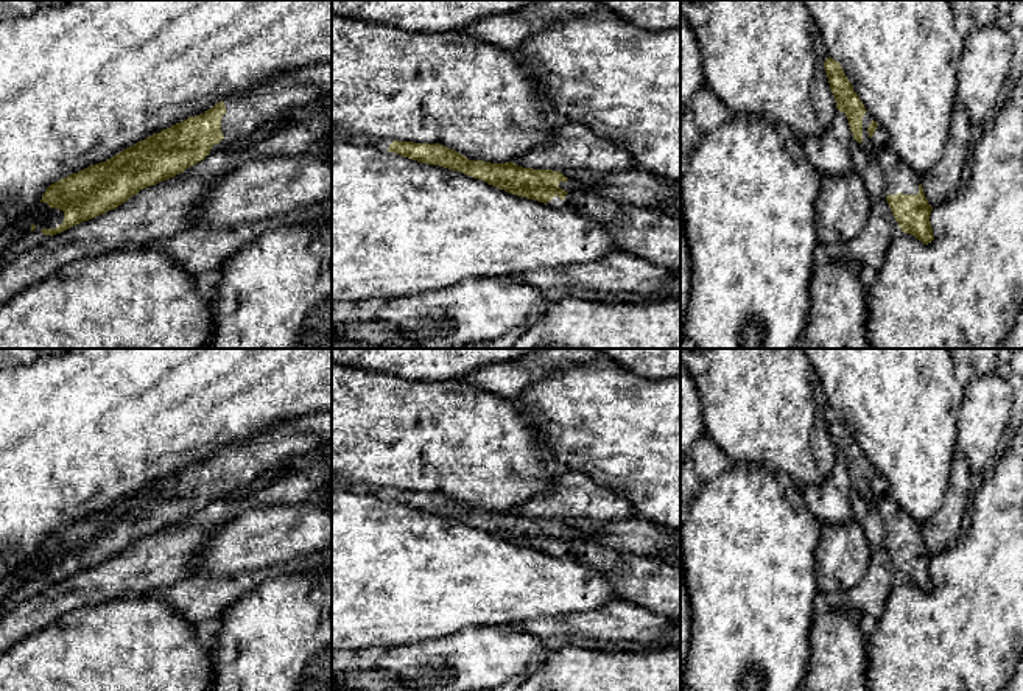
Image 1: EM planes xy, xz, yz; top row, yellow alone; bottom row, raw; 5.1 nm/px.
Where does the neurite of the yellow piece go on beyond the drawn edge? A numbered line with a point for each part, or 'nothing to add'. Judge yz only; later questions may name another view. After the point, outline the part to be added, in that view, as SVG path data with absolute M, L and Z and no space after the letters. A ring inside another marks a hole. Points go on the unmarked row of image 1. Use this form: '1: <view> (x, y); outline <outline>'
1: yz (897, 526); outline M878 473L870 489L872 501L883 520L884 545L897 542L917 543L922 524L898 507L884 476Z

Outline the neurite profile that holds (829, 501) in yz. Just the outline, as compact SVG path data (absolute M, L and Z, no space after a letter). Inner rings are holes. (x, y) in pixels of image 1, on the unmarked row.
M838 459L821 484L803 486L805 506L819 526L844 524L853 520L850 506L850 475L844 461Z

